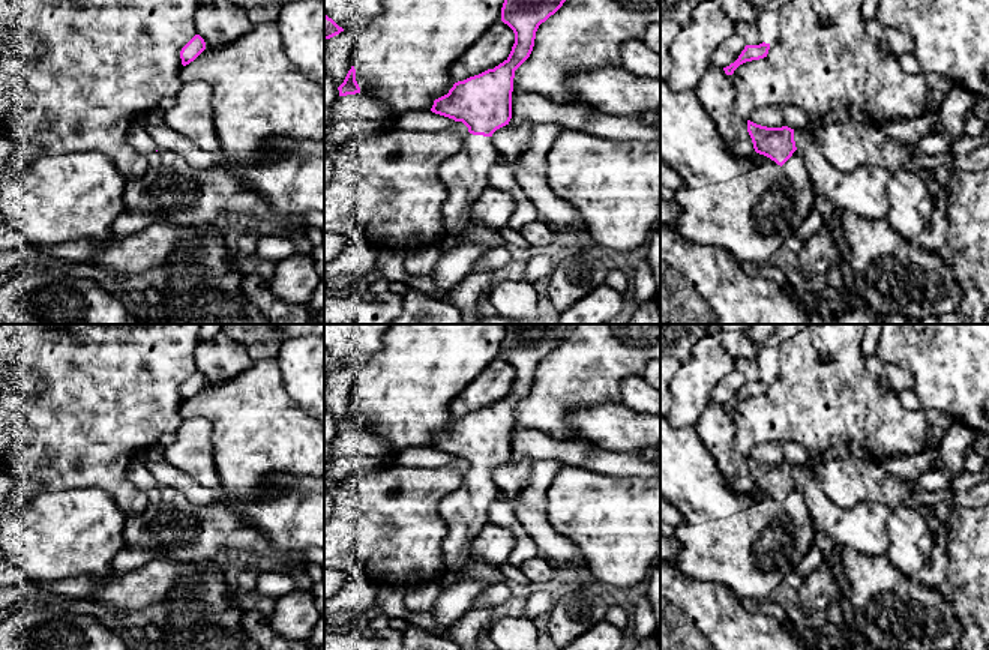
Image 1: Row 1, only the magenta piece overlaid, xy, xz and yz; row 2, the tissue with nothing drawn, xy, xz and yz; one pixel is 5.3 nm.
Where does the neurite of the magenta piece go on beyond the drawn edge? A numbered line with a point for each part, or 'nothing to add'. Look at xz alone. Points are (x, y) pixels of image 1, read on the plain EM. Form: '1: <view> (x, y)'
1: xz (465, 509)

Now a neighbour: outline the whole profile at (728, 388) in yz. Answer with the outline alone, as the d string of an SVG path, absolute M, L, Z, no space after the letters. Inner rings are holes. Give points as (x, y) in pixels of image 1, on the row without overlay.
M734 369L716 384L716 387L713 389L711 401L720 404L729 402L738 395L744 383L744 375L738 369Z

